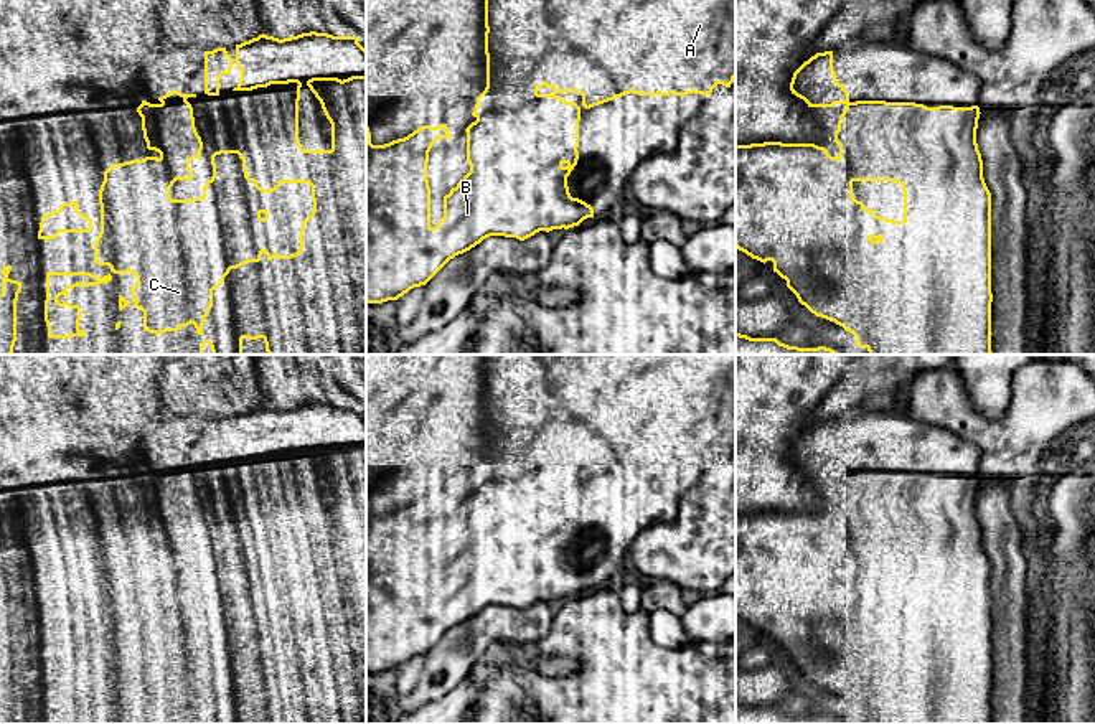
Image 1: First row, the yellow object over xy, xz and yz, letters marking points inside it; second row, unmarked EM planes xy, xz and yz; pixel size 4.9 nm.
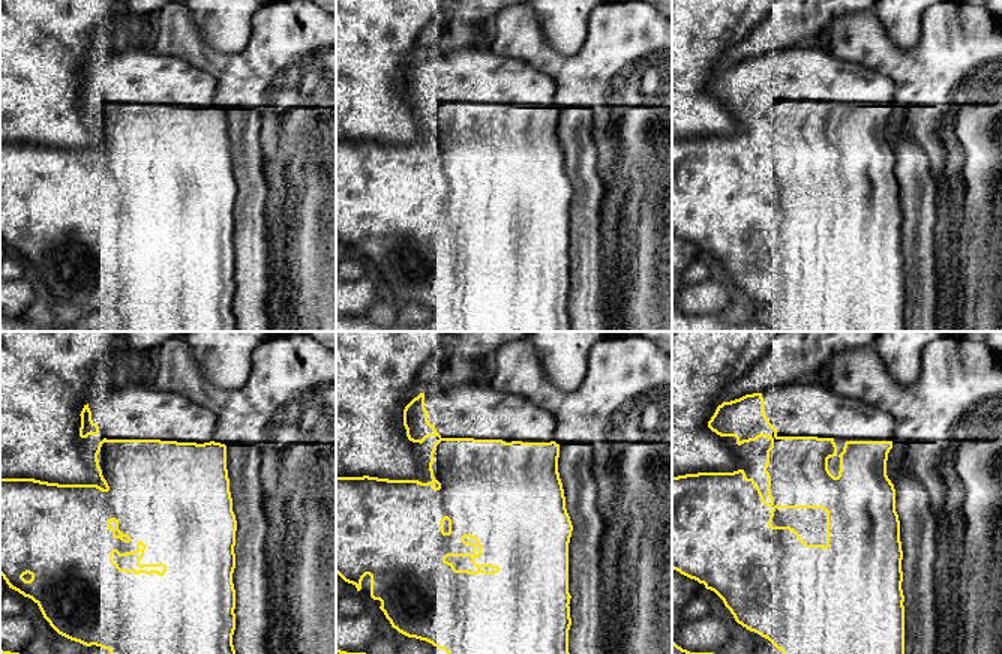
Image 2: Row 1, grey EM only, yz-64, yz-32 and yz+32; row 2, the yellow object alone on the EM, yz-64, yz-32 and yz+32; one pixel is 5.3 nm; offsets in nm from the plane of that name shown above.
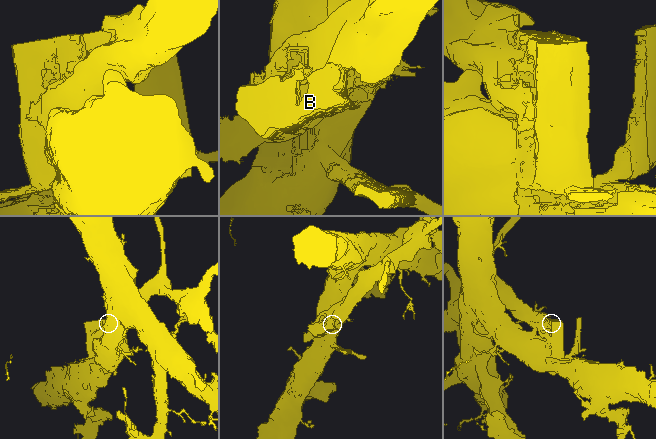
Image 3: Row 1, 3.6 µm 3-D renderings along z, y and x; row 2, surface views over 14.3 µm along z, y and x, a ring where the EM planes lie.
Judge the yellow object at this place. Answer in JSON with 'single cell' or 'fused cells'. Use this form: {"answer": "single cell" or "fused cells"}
{"answer": "single cell"}

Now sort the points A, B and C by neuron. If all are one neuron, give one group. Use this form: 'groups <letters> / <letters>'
groups A B C

